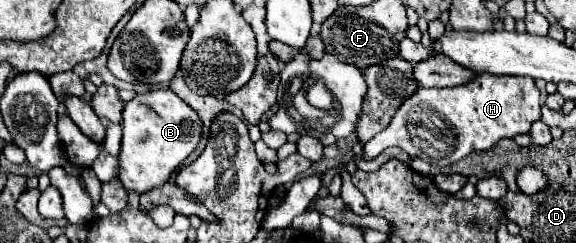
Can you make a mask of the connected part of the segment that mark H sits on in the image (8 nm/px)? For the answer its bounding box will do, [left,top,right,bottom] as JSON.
[362,75,540,167]

